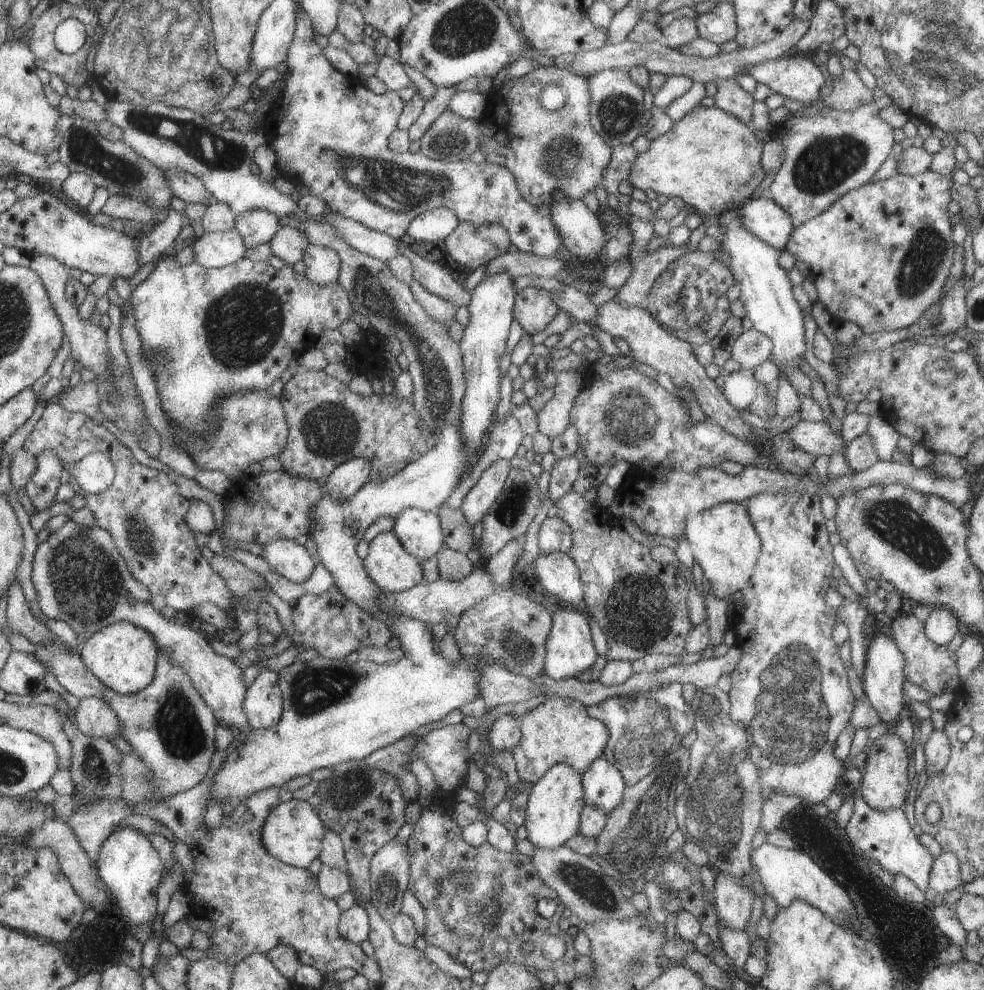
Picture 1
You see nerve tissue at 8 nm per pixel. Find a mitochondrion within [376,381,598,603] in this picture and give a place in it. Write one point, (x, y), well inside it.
(513, 506)

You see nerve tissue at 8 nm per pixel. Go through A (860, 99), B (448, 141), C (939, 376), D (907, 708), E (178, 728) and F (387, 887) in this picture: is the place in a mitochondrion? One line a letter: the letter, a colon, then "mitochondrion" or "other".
A: other
B: mitochondrion
C: mitochondrion
D: other
E: mitochondrion
F: mitochondrion

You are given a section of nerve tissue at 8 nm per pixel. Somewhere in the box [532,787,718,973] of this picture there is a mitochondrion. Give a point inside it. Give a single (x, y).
(595, 890)

